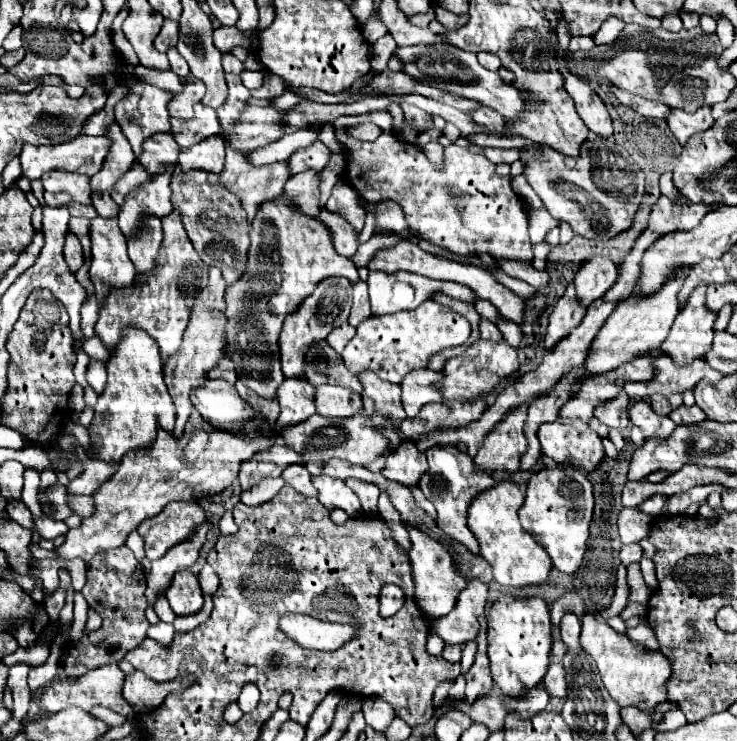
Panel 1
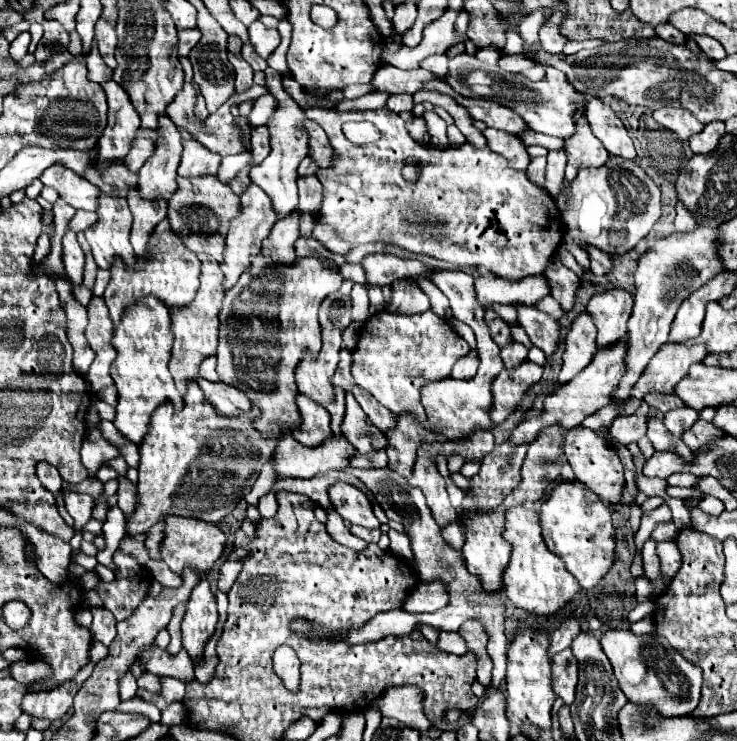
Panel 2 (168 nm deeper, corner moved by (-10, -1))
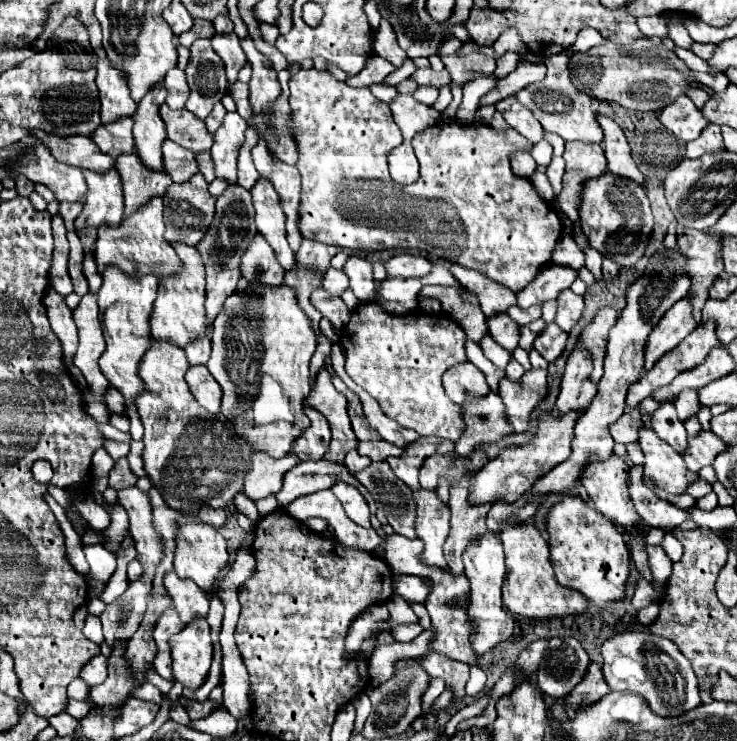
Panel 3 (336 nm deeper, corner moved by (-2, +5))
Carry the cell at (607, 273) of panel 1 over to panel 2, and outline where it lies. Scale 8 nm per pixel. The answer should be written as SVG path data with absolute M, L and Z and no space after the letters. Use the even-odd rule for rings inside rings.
M610 290L606 294L592 296L588 304L588 314L598 328L596 346L606 350L618 344L626 336L626 322L632 310L632 294L624 290Z

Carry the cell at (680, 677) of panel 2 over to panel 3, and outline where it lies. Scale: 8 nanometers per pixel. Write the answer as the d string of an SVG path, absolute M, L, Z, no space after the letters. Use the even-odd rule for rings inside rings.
M650 632L614 634L602 644L602 658L602 672L610 690L630 690L640 694L660 716L680 716L700 704L698 680L692 664L668 638Z

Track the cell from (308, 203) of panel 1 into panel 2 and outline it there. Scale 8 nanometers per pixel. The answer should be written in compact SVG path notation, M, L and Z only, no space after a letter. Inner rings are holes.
M298 212L272 226L266 240L262 240L262 254L278 264L294 264L294 242L298 238Z

